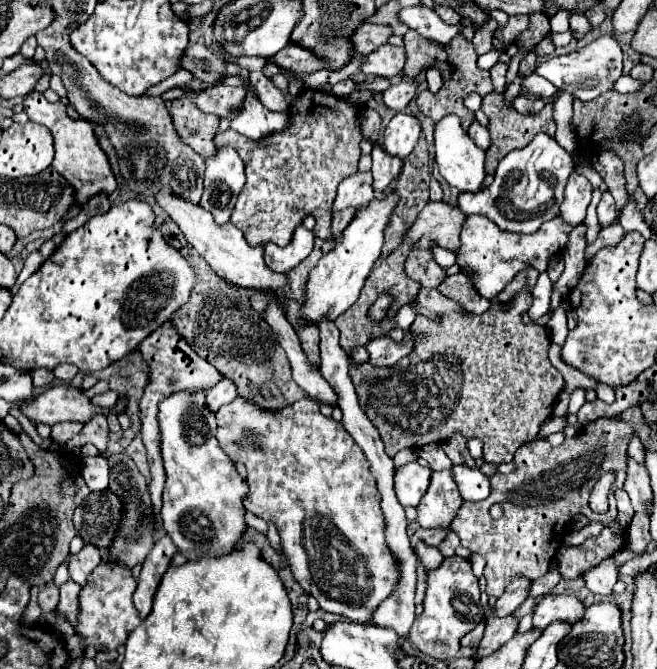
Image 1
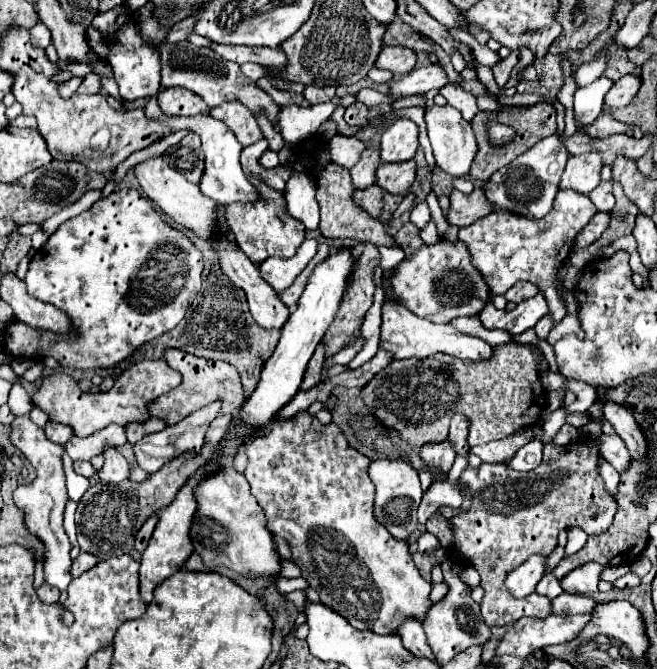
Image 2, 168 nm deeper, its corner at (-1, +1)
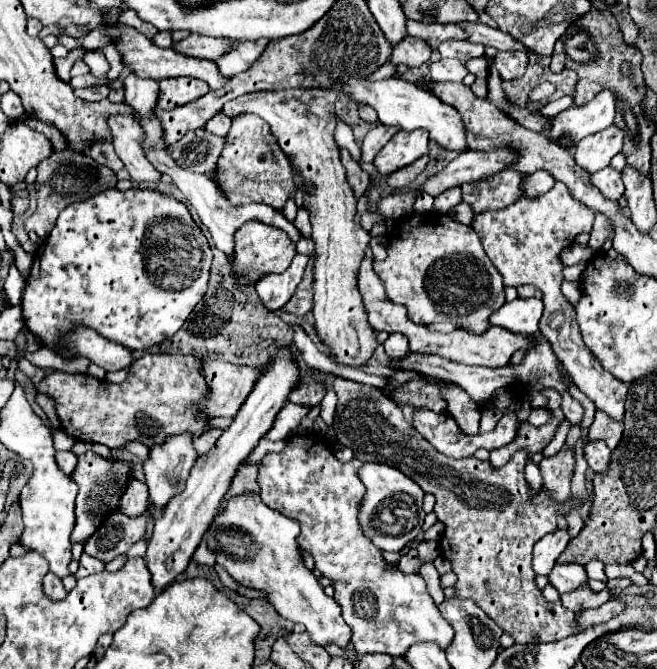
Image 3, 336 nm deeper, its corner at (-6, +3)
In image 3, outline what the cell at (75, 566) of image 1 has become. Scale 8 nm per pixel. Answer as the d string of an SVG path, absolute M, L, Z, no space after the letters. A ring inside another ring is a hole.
M82 553L82 557L80 557L80 569L76 571L76 577L80 579L80 577L86 577L86 575L90 575L90 573L100 573L104 567L106 567L106 565L100 563L100 561L94 561L92 555Z

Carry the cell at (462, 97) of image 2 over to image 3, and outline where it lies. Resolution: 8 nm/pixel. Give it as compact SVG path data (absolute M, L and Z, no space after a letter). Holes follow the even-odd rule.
M484 56L470 59L466 62L468 72L476 75L476 83L470 87L472 93L486 93L486 77L488 75L488 66Z

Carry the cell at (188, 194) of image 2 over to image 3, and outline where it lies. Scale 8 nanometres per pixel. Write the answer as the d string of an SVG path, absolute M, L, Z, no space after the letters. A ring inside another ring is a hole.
M114 115L110 117L112 129L112 145L126 165L132 181L138 183L160 183L162 173L158 173L146 157L144 151L144 129L142 125L130 115Z

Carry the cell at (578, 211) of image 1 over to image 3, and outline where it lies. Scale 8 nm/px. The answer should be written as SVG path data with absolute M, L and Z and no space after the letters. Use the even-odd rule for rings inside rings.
M608 127L606 131L600 131L598 135L590 135L582 139L574 149L574 161L578 167L588 171L590 175L608 167L610 159L620 153L622 149L624 131L618 127Z

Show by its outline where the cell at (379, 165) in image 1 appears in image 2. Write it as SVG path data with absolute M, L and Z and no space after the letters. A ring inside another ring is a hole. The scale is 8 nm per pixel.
M413 159L405 163L381 163L377 169L377 185L391 195L407 193L413 181L415 181Z

